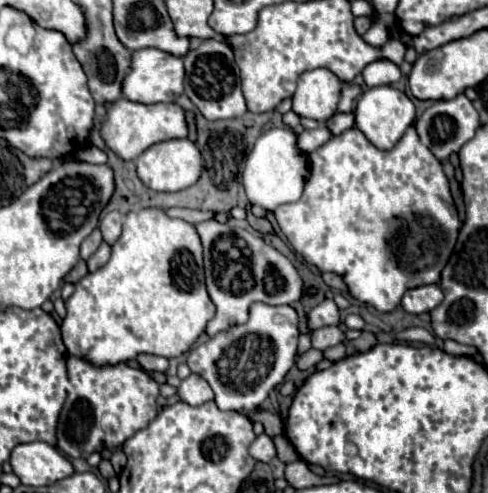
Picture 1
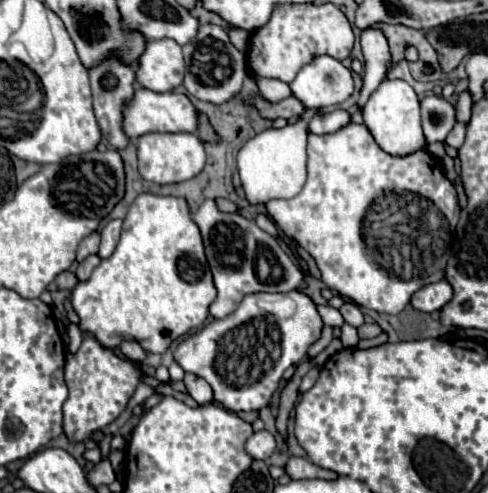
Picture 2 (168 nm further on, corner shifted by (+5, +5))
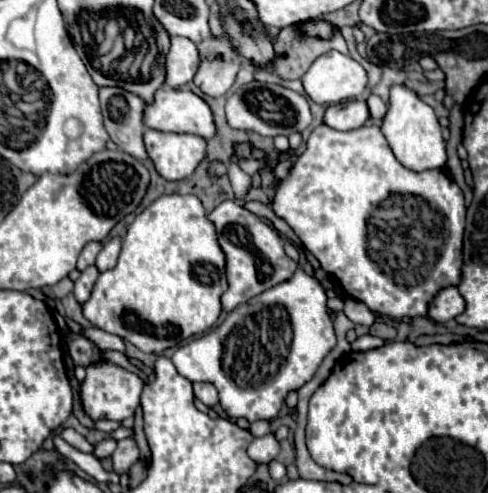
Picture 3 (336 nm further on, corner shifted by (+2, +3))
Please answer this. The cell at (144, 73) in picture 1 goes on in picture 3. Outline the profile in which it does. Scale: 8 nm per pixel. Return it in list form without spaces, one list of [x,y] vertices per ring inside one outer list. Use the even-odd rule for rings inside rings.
[[[171,37],[171,49],[167,55],[167,87],[181,87],[189,83],[199,69],[199,49],[187,37]]]

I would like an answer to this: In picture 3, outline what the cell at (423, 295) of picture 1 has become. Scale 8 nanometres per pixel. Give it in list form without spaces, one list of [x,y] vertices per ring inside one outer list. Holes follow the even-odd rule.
[[[447,287],[433,299],[429,307],[429,317],[443,323],[443,321],[455,319],[463,311],[465,311],[465,299],[459,295],[457,287]]]

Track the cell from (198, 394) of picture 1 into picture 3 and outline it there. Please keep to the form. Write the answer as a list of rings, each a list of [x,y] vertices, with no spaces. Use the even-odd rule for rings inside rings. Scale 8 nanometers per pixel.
[[[193,383],[195,387],[195,397],[199,401],[203,401],[205,405],[213,407],[219,403],[219,395],[217,395],[217,389],[211,385],[211,383]]]

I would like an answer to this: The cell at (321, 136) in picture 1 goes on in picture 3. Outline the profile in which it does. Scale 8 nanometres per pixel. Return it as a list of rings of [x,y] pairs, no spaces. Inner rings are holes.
[[[345,101],[339,105],[331,105],[323,117],[323,123],[339,131],[349,131],[365,125],[369,117],[371,115],[367,101]]]

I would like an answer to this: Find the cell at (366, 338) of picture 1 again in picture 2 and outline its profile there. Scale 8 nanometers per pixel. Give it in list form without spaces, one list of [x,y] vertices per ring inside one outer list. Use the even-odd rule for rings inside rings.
[[[364,323],[358,327],[358,337],[360,339],[372,339],[382,333],[382,327],[378,323]]]

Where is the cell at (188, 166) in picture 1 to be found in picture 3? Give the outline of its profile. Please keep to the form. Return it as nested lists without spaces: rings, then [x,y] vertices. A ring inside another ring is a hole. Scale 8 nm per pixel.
[[[157,129],[145,131],[145,147],[155,163],[155,169],[167,181],[189,177],[205,159],[205,139],[197,135],[163,133]]]

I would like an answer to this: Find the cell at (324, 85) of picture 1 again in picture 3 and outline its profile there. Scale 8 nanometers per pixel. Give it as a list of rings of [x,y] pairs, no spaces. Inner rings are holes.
[[[329,51],[313,61],[303,75],[303,87],[315,103],[343,103],[357,99],[367,87],[367,71],[349,55]]]

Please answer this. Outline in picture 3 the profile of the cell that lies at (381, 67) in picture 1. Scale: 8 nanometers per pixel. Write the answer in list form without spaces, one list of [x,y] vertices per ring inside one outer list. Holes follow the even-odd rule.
[[[369,95],[367,103],[369,103],[371,117],[377,119],[377,121],[381,121],[381,119],[385,117],[385,113],[387,113],[387,105],[385,105],[385,101],[383,101],[379,95]]]

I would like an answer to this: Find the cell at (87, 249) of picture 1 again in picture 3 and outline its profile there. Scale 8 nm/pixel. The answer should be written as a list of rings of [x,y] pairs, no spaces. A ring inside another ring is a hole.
[[[97,241],[87,243],[87,245],[83,247],[83,251],[81,251],[81,255],[79,255],[77,269],[79,269],[79,271],[83,271],[85,267],[93,265],[93,263],[95,263],[95,259],[97,259],[97,255],[99,255],[99,251],[101,251],[101,243],[97,243]]]

